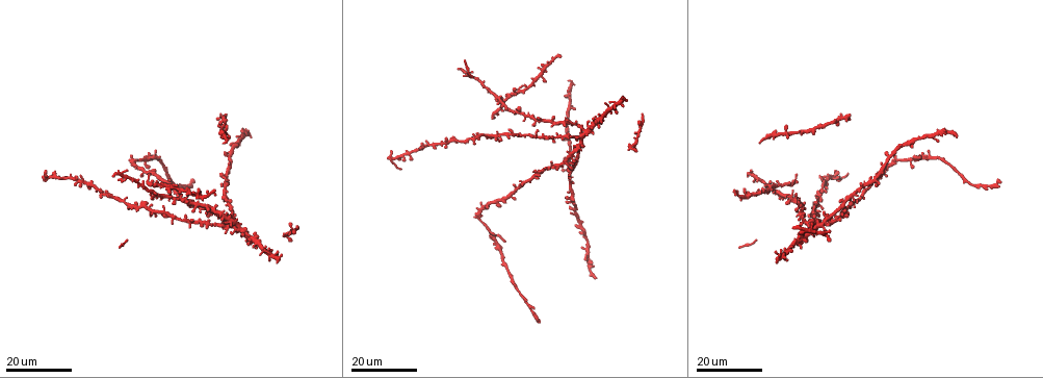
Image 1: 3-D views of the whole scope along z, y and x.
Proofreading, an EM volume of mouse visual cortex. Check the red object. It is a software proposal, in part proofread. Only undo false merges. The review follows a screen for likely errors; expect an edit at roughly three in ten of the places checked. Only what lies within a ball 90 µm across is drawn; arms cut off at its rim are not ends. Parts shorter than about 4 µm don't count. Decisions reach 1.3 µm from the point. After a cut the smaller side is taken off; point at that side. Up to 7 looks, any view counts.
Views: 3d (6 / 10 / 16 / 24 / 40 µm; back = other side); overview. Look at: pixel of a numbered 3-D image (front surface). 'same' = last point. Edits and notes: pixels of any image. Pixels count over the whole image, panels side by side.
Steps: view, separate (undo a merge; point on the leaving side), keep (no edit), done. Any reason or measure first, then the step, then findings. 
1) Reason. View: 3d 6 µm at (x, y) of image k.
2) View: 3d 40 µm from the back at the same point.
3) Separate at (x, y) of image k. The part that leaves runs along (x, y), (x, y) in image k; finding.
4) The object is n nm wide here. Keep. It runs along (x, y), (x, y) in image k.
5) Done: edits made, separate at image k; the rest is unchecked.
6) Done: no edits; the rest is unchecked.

Four arms meet. View: 3d 24 µm at (154, 190) of image 1.

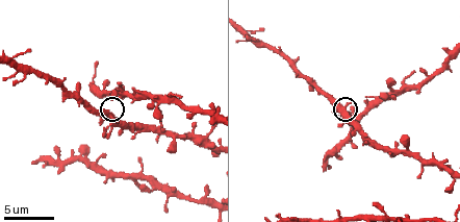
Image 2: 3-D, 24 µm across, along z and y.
View: 3d 10 µm at (111, 115) of image 2.

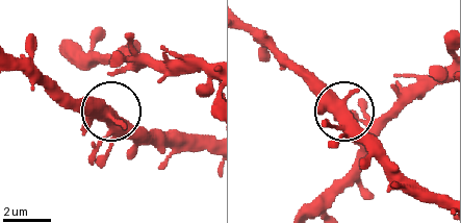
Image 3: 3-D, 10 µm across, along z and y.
Keep. It runs along (207, 151), (149, 146), (105, 109), (66, 109) in image 3; all the same cell.

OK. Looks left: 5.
A fork. View: 3d 24 µm at (226, 157) of image 1.

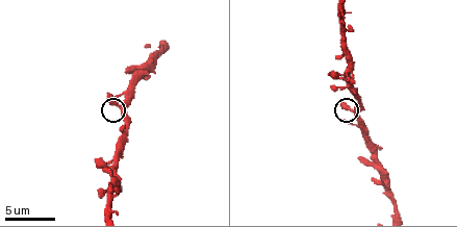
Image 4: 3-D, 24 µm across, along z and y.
View: 3d 10 µm at (351, 109) of image 4.

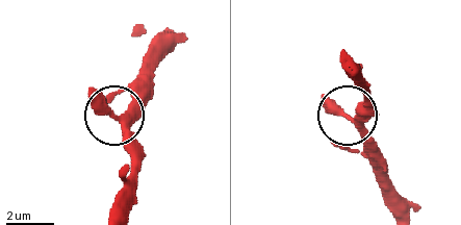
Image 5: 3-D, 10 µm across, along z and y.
The object is 280 nm wide here. Keep. All the same cell.

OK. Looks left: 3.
View: 3d 24 µm at (824, 222) of image 1.

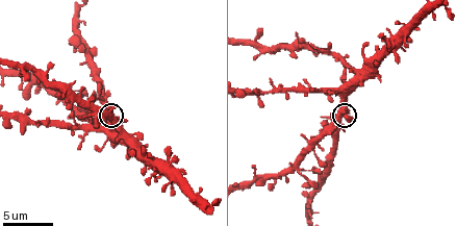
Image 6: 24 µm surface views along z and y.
View: 3d 10 µm at the same point.

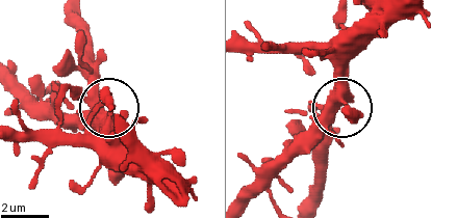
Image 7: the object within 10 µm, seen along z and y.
Other side. View: 3d 10 µm from the back at the same point.

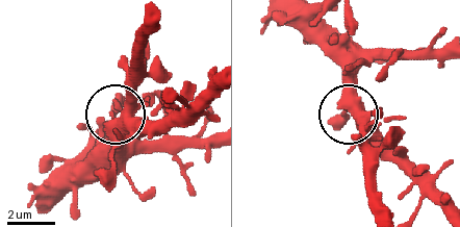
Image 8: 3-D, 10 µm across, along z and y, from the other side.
The object is 510 nm wide here. Keep. It runs along (209, 85), (161, 117), (122, 117), (120, 171) in image 8; continuous, no second cell.

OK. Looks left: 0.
Done: no edits; the rest is unchecked.

